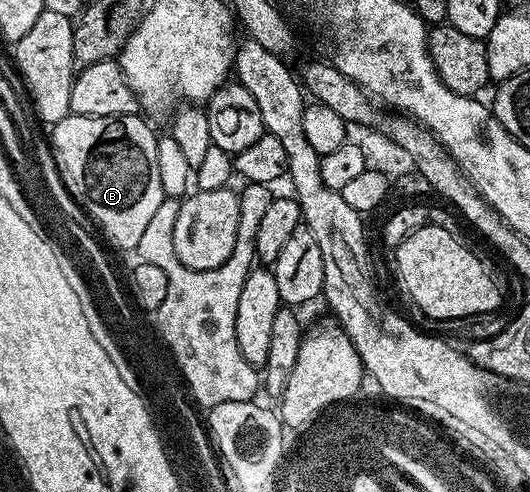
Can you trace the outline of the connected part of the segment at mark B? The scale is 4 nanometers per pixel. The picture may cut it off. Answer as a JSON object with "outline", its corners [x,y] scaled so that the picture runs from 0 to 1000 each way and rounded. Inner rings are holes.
{"outline":[[[130,232],[94,260],[92,289],[102,313],[113,364],[136,402],[194,467],[194,478],[217,502],[253,512],[274,465],[294,451],[300,427],[311,413],[304,362],[296,339],[296,268],[268,242],[268,232],[215,234],[213,238],[160,238]]]}

